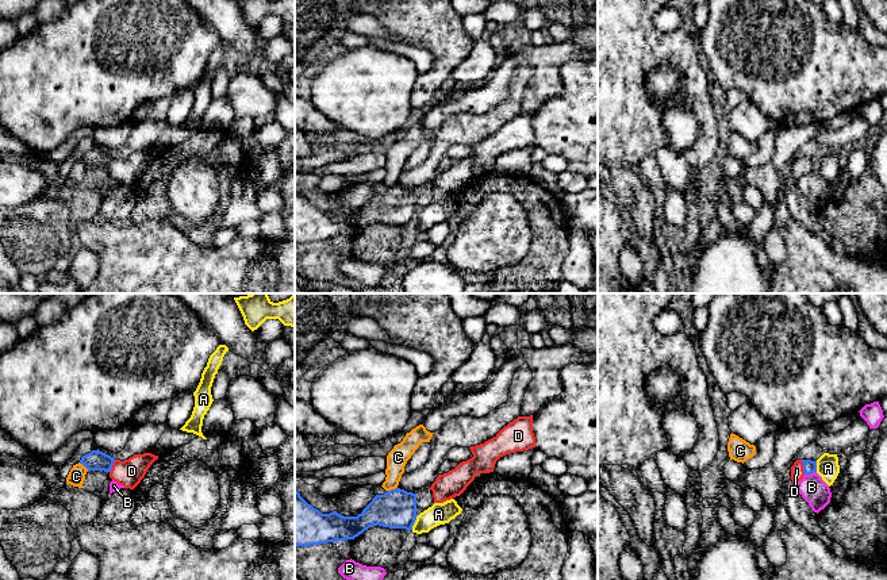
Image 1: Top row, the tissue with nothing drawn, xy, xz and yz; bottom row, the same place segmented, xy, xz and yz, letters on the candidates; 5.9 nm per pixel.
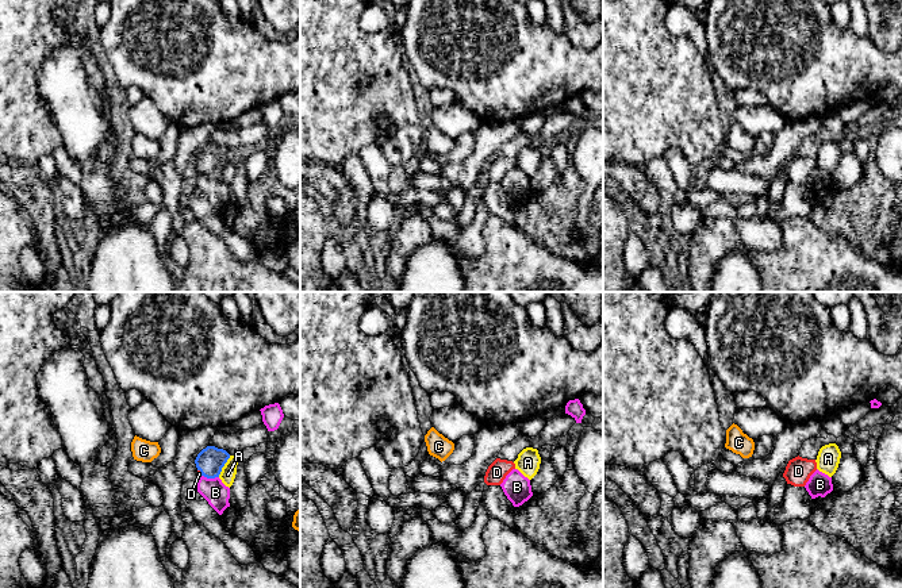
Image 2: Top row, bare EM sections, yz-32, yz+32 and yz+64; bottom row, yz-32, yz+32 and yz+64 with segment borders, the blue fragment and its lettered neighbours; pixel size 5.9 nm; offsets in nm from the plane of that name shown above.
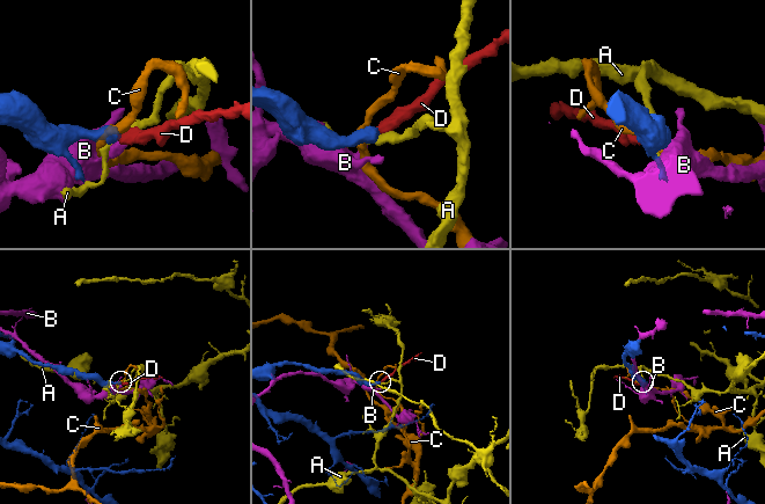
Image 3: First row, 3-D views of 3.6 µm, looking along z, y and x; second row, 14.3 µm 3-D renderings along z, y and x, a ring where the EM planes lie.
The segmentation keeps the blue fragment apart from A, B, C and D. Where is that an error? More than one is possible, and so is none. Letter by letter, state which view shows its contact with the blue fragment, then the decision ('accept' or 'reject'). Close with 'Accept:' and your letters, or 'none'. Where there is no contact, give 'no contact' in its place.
A: meets blue in xz; reject
B: meets blue in yz; reject
C: meets blue in xz; reject
D: meets blue in yz; accept
Accept: D

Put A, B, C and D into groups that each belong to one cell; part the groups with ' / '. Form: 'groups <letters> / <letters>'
groups A / B / C / D

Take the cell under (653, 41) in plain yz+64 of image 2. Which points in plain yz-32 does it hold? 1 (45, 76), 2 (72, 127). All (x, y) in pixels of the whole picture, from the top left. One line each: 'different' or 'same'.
1: different
2: different

